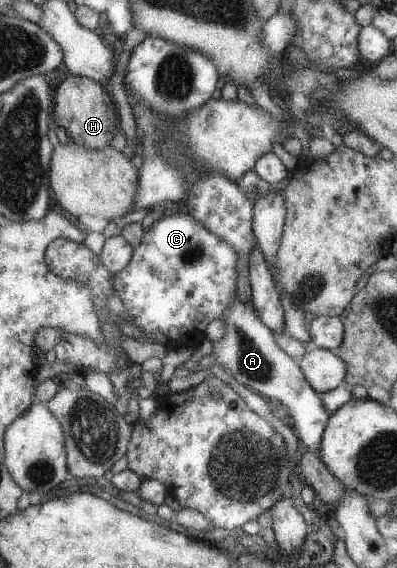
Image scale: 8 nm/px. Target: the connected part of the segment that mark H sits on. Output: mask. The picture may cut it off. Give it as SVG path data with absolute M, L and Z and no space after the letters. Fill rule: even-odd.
M72 74L59 84L54 96L54 119L66 130L70 141L97 151L110 146L114 134L120 129L118 106L106 84Z

